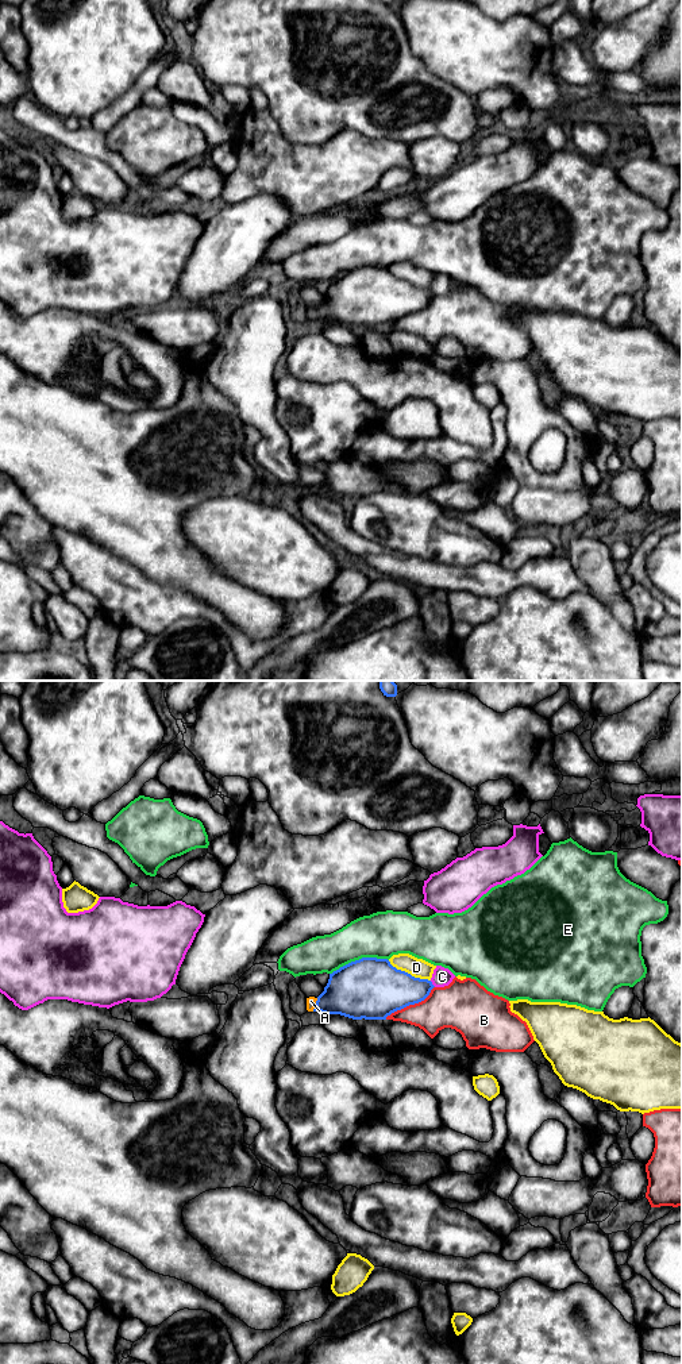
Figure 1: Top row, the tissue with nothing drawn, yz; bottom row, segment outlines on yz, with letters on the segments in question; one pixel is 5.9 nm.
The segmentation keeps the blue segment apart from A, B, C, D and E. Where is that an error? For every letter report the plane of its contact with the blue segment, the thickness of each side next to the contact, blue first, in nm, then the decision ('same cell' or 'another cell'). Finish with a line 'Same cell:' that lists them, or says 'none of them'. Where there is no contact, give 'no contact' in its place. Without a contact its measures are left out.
A: meets blue in yz; 320 nm thick on the blue side, 60 nm on the other; same cell
B: meets blue in yz; 360 nm thick on the blue side, 260 nm on the other; another cell
C: meets blue in yz; 260 nm thick on the blue side, 120 nm on the other; another cell
D: meets blue in yz; 360 nm thick on the blue side, 110 nm on the other; another cell
E: meets blue in yz; 360 nm thick on the blue side, 280 nm on the other; another cell
Same cell: A

